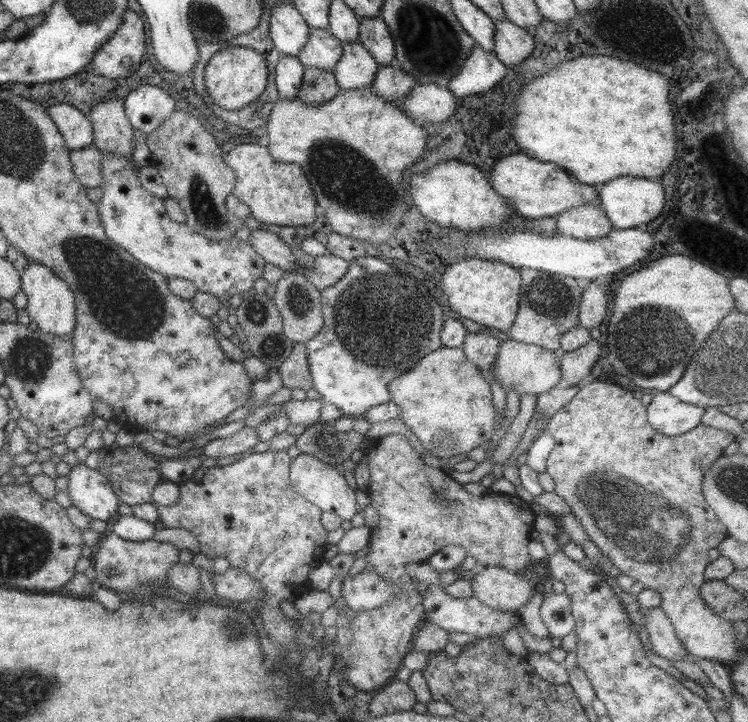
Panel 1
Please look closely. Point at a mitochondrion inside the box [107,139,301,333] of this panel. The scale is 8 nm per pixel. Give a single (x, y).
(204, 208)

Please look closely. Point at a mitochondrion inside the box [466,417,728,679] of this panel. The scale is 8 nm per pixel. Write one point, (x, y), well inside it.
(621, 512)

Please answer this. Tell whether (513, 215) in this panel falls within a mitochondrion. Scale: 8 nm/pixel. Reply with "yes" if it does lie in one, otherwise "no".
no

